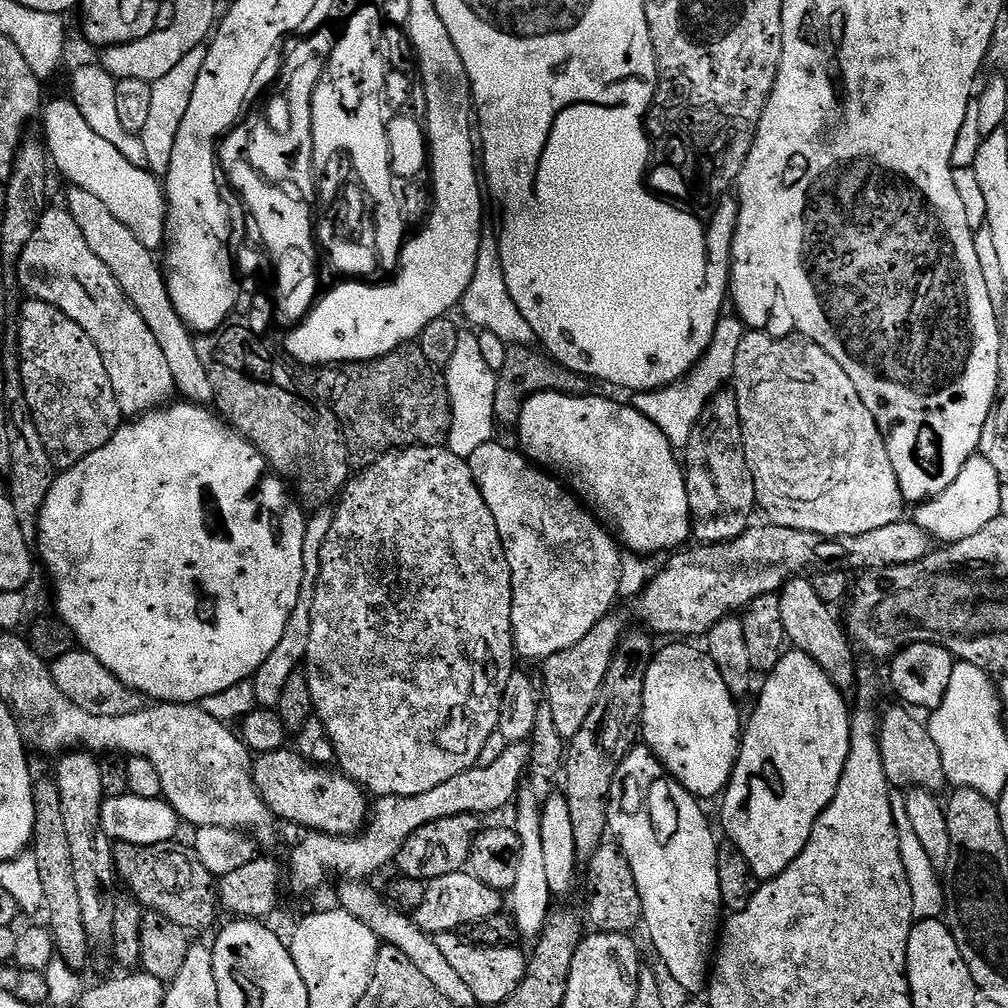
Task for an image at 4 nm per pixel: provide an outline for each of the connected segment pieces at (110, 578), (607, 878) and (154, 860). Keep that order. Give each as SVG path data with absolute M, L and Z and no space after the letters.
M191 402L176 403L169 403L165 407L157 408L154 412L145 412L144 415L135 417L131 422L121 423L120 429L113 434L110 442L106 442L106 446L94 450L94 454L82 458L82 462L78 462L74 467L63 469L53 479L52 489L46 496L46 502L42 506L40 515L38 529L40 552L38 548L38 556L39 559L40 556L44 559L44 564L48 567L48 576L52 579L53 586L56 587L56 608L60 611L57 612L59 619L64 621L64 625L72 632L75 643L83 651L94 654L94 658L98 658L98 662L102 662L102 666L106 666L123 684L128 688L133 688L149 701L199 705L206 698L210 698L210 694L219 694L221 690L230 690L230 686L255 676L262 666L262 662L266 662L266 658L270 658L270 650L274 650L274 646L278 646L278 642L282 642L282 633L286 630L286 622L290 622L290 614L294 614L294 606L298 606L298 594L302 590L302 538L306 534L308 521L301 501L293 495L289 485L268 467L268 459L237 428L232 427L227 420L217 415L211 407Z
M605 842L587 860L586 868L588 868L588 916L593 924L591 927L598 932L635 933L635 928L641 927L644 907L638 894L638 882L634 882L634 870L630 870L630 862L624 857L624 852L615 843Z
M117 843L114 848L114 855L116 857L116 874L117 877L122 881L123 887L124 884L127 891L130 893L133 900L140 905L141 908L149 912L157 912L162 914L166 918L170 918L170 922L178 922L178 926L189 930L195 930L195 928L208 928L216 920L216 912L221 911L220 898L218 895L218 880L217 877L214 877L210 874L210 870L206 870L206 866L202 866L202 862L193 854L191 851L188 852L179 852L178 849L172 848L176 846L169 846L168 844L155 844L154 846L138 846L137 844L121 844Z

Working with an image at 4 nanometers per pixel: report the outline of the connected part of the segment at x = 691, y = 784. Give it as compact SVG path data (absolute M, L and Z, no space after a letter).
M672 642L669 648L655 653L650 670L646 670L644 687L644 715L642 717L643 743L658 757L664 769L677 780L690 795L707 802L711 796L719 797L728 786L728 780L740 753L742 712L737 697L726 690L718 666L703 651L687 648L687 643Z

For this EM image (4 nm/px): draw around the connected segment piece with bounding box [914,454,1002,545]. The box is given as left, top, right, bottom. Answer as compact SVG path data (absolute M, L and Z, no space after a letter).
M977 454L970 457L966 466L962 466L962 474L958 474L958 478L954 478L954 482L950 482L950 486L946 486L942 494L915 505L914 523L922 530L926 530L933 541L949 545L962 538L970 538L970 534L978 534L982 526L997 520L1001 516L1002 477L991 463L993 461L987 456Z

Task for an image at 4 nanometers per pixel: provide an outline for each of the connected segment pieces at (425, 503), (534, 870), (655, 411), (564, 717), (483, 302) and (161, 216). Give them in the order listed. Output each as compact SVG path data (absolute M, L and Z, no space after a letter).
M446 446L435 448L402 448L395 452L388 452L378 462L374 462L369 468L357 471L344 485L344 491L339 497L334 508L330 534L326 534L326 542L322 542L322 554L320 555L320 578L316 581L316 593L314 594L314 606L310 610L310 646L304 655L306 671L310 682L310 694L314 715L326 726L330 738L334 742L336 751L336 764L339 771L345 776L351 776L365 793L373 797L381 796L413 796L414 794L426 794L426 790L434 790L434 786L442 786L450 778L463 772L469 772L471 768L480 763L482 746L486 746L486 738L490 738L492 732L500 727L500 703L502 694L506 690L506 682L510 682L510 674L514 670L514 645L512 643L512 583L510 582L510 566L506 562L506 554L502 546L502 538L498 534L498 526L494 526L494 514L490 514L490 506L482 498L478 486L474 482L474 474L470 474L470 466L465 457L454 454Z
M527 790L519 793L515 801L516 824L514 830L522 842L522 855L518 866L518 875L514 881L511 892L507 893L506 900L512 903L510 915L516 921L521 937L525 941L535 941L543 931L548 921L548 913L553 911L554 897L550 890L550 881L546 879L546 869L544 869L544 855L542 854L542 822L540 814L542 811L541 797L536 797L534 793Z
M735 314L721 315L714 338L710 346L702 354L702 358L689 370L678 382L668 384L665 388L655 388L652 392L638 392L631 397L630 403L666 438L677 450L687 449L690 442L690 434L694 434L694 426L698 418L702 418L702 410L731 381L734 374L734 358L738 358L738 346L742 346L742 338L746 331L746 325L739 316Z
M609 614L594 626L594 630L590 630L590 634L586 634L586 638L582 638L582 642L574 642L570 650L562 650L543 661L543 695L550 710L554 710L554 726L558 726L558 734L562 734L565 742L572 741L578 730L582 730L582 722L590 718L590 710L594 710L594 702L606 678L606 670L610 670L610 662L616 657L616 648L625 632L626 628L620 625L616 614Z
M485 227L484 234L480 238L478 266L474 266L474 278L470 278L470 286L466 286L463 308L464 316L473 324L469 324L473 329L495 334L496 337L502 338L504 344L532 346L537 343L534 330L530 330L530 322L522 318L522 310L514 306L514 298L510 298L510 290L506 290L506 274L502 270L500 257L500 238L495 227Z
M72 98L52 100L43 105L42 121L48 131L46 147L51 163L65 176L69 185L90 190L94 198L110 209L124 226L130 226L134 238L146 246L146 250L159 253L168 238L168 198L166 188L147 167L139 168L124 158L105 138L96 134L82 118Z

